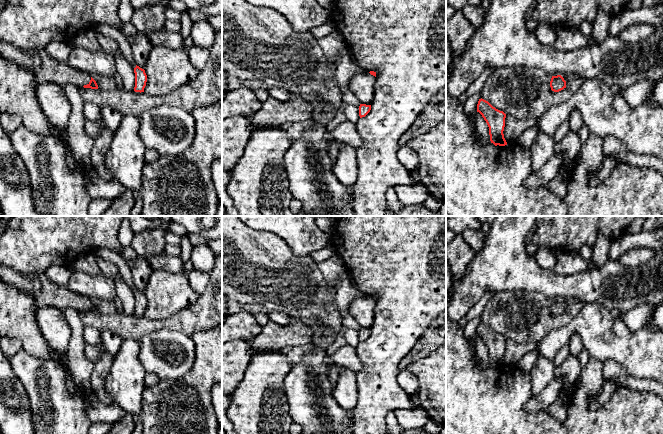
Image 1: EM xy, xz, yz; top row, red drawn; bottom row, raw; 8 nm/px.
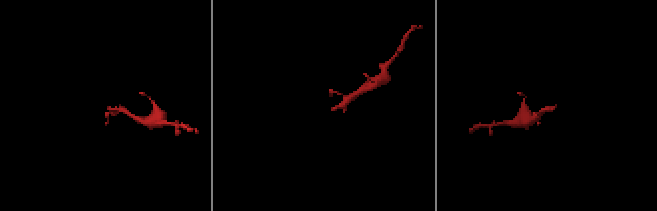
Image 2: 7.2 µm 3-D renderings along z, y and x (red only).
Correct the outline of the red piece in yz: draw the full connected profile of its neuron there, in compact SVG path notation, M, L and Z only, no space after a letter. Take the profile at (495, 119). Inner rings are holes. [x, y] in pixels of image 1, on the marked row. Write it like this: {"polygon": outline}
{"polygon": "M479 99L477 104L477 112L479 112L489 127L490 141L495 146L505 146L507 142L504 138L504 127L506 114L493 107L488 101Z"}

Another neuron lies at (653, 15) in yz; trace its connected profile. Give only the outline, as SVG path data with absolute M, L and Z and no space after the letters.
M663 5L642 6L637 10L623 9L610 17L608 36L618 36L625 28L636 23L650 24L654 28L663 27Z

